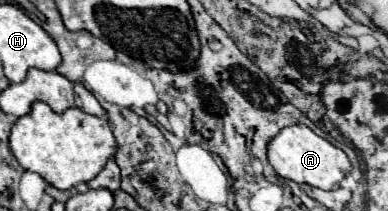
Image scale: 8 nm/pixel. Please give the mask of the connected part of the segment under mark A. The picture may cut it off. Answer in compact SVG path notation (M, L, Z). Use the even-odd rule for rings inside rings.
M303 124L287 126L275 138L271 138L267 144L267 160L281 178L293 180L297 184L309 184L321 190L339 188L339 182L351 172L351 164L345 152L327 142L325 138L317 136Z

